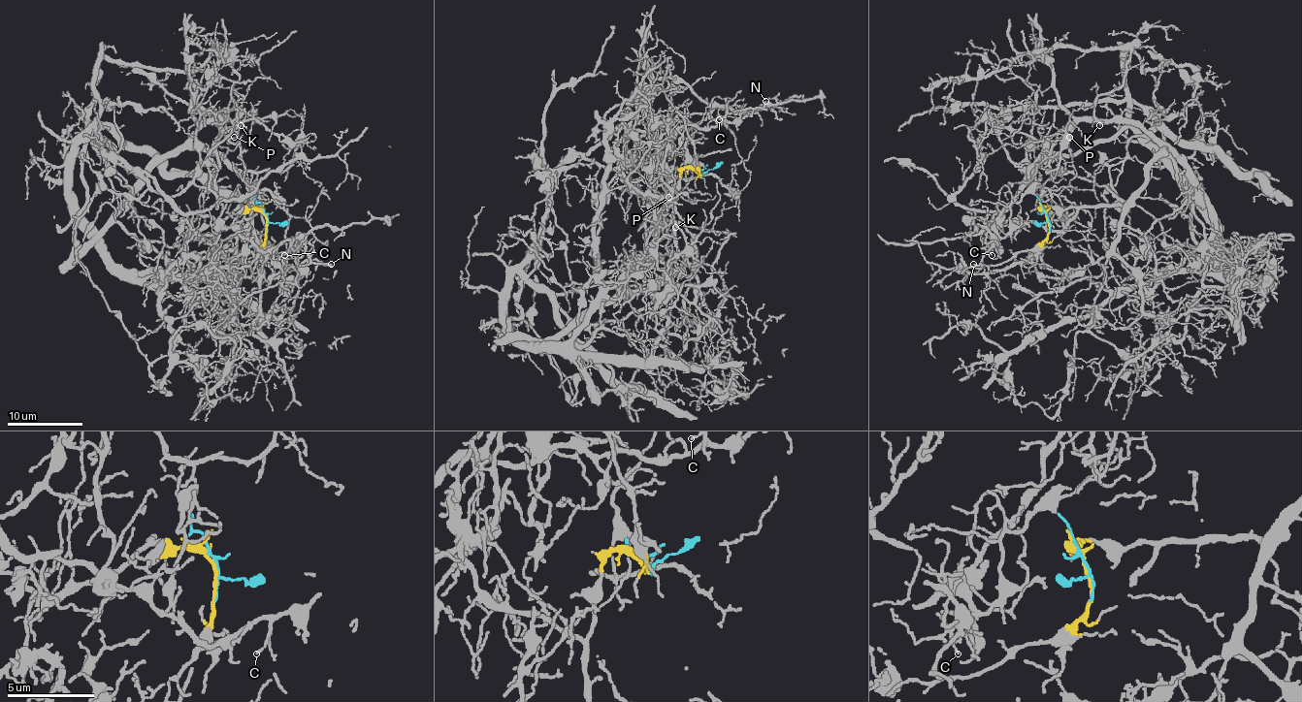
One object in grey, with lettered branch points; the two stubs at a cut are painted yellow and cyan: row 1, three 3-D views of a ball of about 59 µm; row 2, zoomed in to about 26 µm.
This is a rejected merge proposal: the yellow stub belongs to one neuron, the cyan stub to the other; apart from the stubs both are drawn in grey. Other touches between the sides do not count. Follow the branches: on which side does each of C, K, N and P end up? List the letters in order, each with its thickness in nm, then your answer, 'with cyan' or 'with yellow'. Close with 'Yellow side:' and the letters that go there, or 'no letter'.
C: 90 nm thick; with cyan
K: 120 nm thick; with yellow
N: 100 nm thick; with cyan
P: 100 nm thick; with yellow
Yellow side: K, P

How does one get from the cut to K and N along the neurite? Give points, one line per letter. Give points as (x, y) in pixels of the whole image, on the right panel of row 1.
K: (1047, 218), (1041, 210), (1045, 207), (1115, 207), (1127, 201), (1159, 158), (1163, 146), (1137, 126), (1099, 126)
N: (1047, 218), (1025, 194), (1011, 205), (999, 252), (993, 239), (973, 263)

